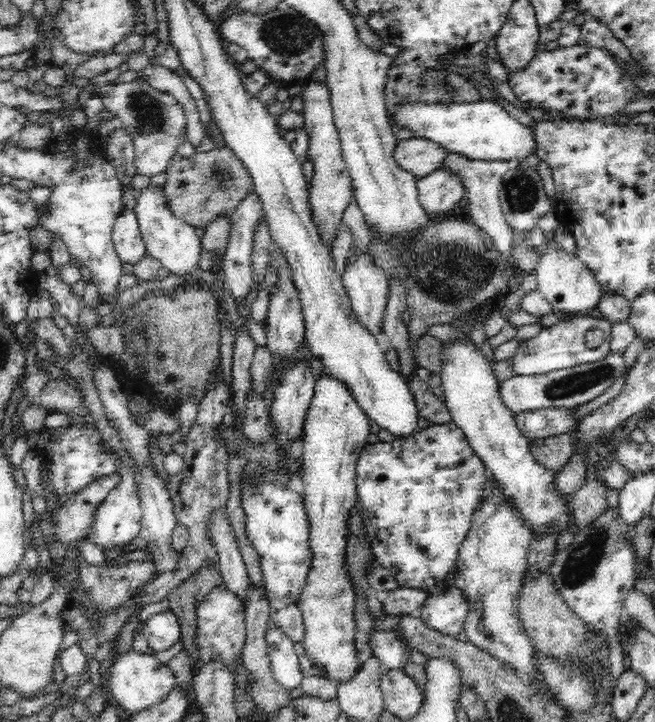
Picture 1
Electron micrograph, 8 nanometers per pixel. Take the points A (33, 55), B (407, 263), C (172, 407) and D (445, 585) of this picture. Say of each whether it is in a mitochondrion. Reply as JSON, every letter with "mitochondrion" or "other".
{"A":"other","B":"mitochondrion","C":"other","D":"other"}

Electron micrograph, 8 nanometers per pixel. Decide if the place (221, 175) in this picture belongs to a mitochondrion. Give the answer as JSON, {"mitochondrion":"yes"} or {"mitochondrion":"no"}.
{"mitochondrion":"yes"}

